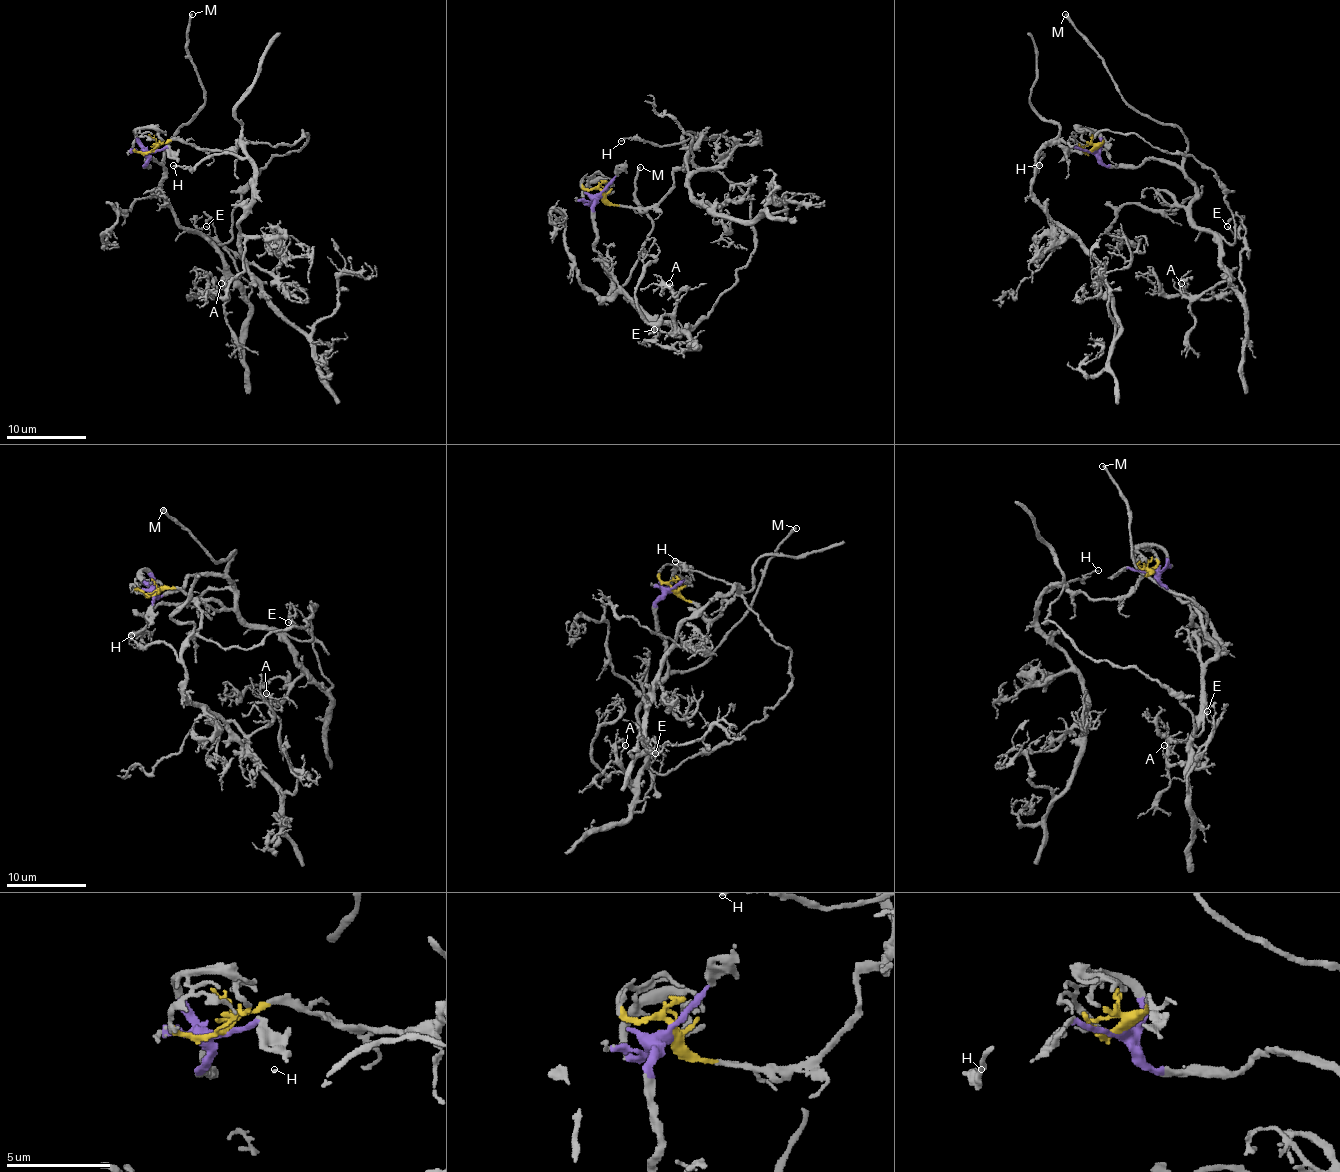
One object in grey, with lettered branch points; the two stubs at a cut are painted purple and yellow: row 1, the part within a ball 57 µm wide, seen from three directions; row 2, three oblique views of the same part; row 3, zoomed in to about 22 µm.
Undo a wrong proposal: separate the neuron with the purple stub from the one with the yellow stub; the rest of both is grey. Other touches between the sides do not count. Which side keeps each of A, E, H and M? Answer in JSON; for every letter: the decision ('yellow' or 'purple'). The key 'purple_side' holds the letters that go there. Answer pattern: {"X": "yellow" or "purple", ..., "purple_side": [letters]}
{"A": "purple", "E": "purple", "H": "yellow", "M": "purple", "purple_side": ["A", "E", "M"]}

